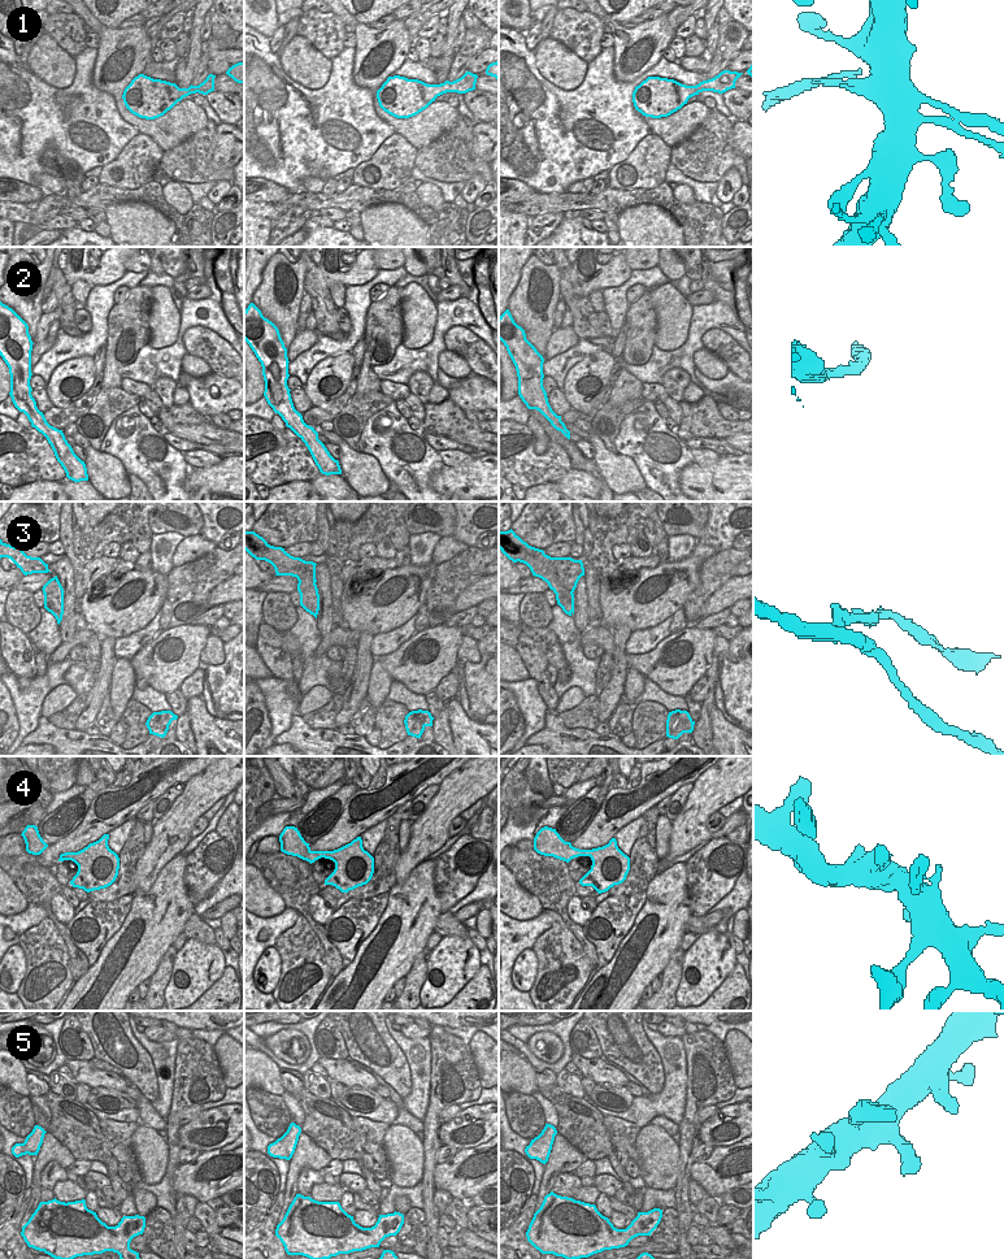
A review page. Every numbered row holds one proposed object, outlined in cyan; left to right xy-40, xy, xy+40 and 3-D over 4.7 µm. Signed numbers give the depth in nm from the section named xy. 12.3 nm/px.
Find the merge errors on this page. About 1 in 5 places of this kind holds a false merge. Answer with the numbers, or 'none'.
3.

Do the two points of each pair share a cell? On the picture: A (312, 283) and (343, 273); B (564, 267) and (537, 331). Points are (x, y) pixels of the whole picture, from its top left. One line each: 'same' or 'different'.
A: different
B: different

